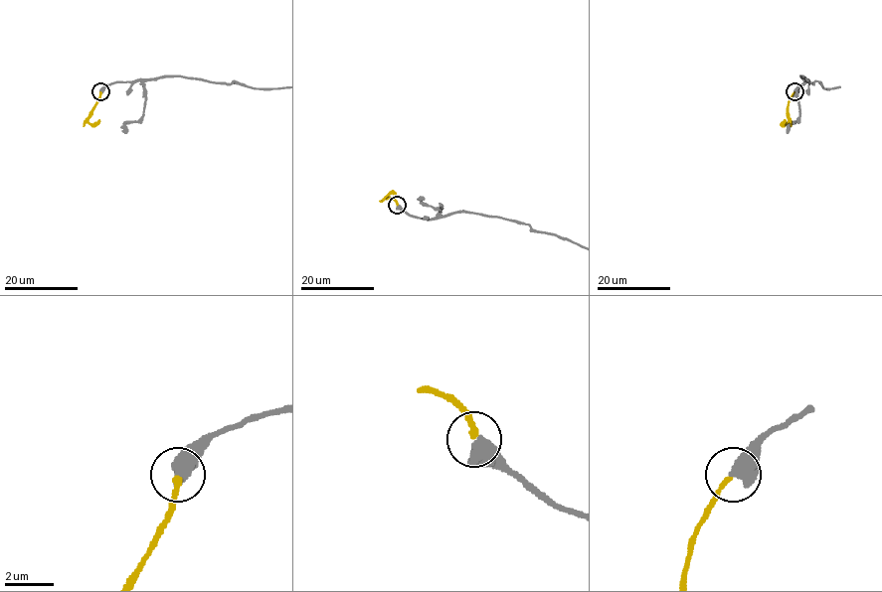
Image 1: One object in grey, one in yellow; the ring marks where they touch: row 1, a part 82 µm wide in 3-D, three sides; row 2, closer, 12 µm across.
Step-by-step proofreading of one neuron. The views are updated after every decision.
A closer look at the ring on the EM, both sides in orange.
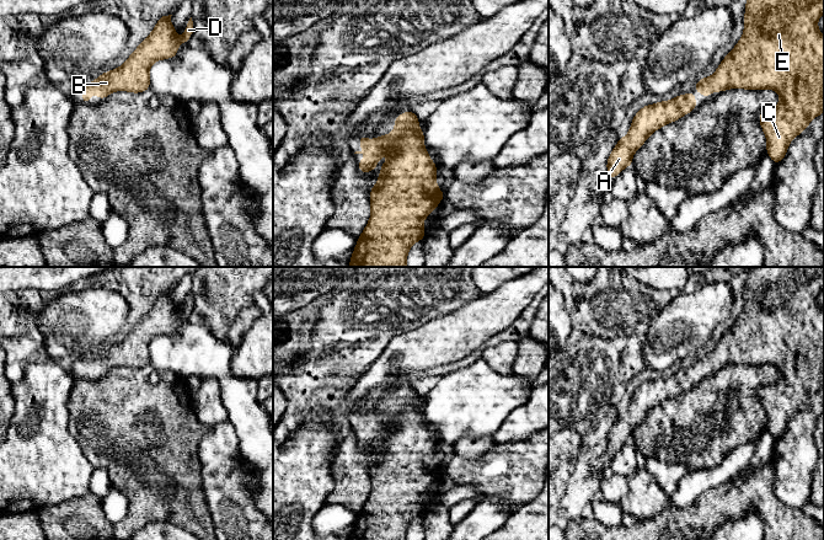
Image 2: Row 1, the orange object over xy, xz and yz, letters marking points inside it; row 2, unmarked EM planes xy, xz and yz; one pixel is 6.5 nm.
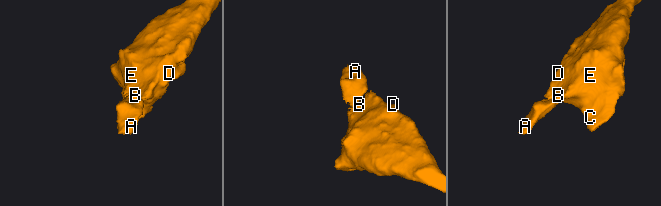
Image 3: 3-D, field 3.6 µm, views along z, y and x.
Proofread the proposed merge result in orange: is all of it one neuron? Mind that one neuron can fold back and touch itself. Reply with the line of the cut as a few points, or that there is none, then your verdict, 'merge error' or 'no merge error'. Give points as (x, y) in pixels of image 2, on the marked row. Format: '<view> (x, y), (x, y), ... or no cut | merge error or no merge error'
no cut | no merge error

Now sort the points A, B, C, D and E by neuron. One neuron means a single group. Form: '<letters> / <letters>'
A B C D E

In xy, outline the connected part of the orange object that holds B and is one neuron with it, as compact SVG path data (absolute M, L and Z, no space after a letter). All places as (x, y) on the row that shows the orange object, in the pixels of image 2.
M171 16L159 18L153 32L128 57L128 60L121 68L103 73L91 84L84 85L81 102L90 105L92 91L100 100L103 100L113 91L139 93L149 90L150 66L157 60L175 58L178 52L178 44L188 44L193 33L193 21L191 17L183 37L178 39L176 30L171 23Z

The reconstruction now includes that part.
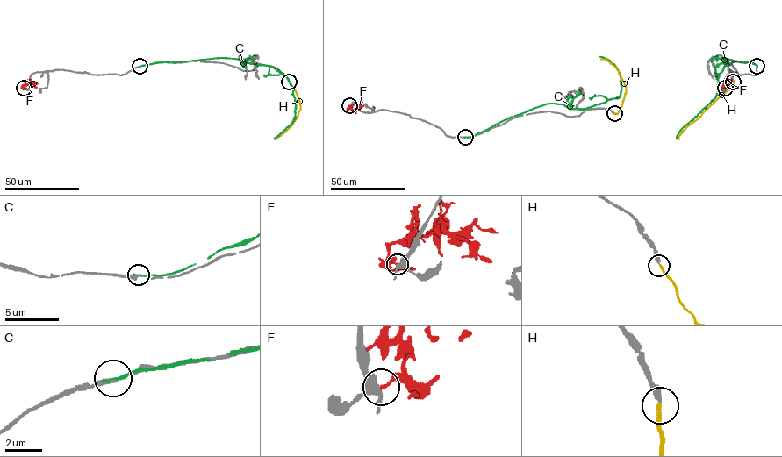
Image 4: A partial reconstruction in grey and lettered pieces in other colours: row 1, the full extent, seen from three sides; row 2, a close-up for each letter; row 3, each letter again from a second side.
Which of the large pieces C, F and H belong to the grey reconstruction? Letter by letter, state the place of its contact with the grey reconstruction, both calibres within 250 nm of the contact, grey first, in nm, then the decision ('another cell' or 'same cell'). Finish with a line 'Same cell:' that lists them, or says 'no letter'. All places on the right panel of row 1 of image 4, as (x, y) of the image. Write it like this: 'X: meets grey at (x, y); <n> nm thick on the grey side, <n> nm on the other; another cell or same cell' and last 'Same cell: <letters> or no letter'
C: meets grey at (756, 66); 190 nm thick on the grey side, 170 nm on the other; another cell
F: meets grey at (725, 88); 260 nm thick on the grey side, 150 nm on the other; another cell
H: meets grey at (733, 82); 320 nm thick on the grey side, 240 nm on the other; same cell
Same cell: H

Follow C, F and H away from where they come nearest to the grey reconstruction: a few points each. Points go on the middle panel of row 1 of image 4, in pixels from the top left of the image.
C: (465, 137), (548, 103), (580, 109), (617, 98), (621, 89), (618, 69), (607, 59), (599, 56)
F: (349, 105), (355, 110), (362, 102)
H: (614, 113), (620, 110), (626, 87), (616, 67), (601, 59)

